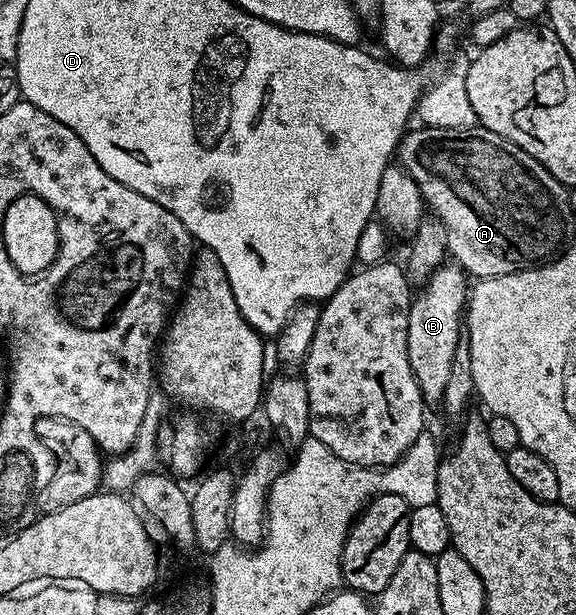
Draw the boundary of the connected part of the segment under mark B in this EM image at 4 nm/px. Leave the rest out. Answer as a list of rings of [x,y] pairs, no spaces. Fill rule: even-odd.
[[[444,264],[433,271],[414,295],[409,312],[407,351],[409,368],[417,380],[424,403],[442,403],[449,372],[453,369],[453,352],[457,352],[457,340],[465,322],[465,307],[469,301],[469,278],[460,266]]]

